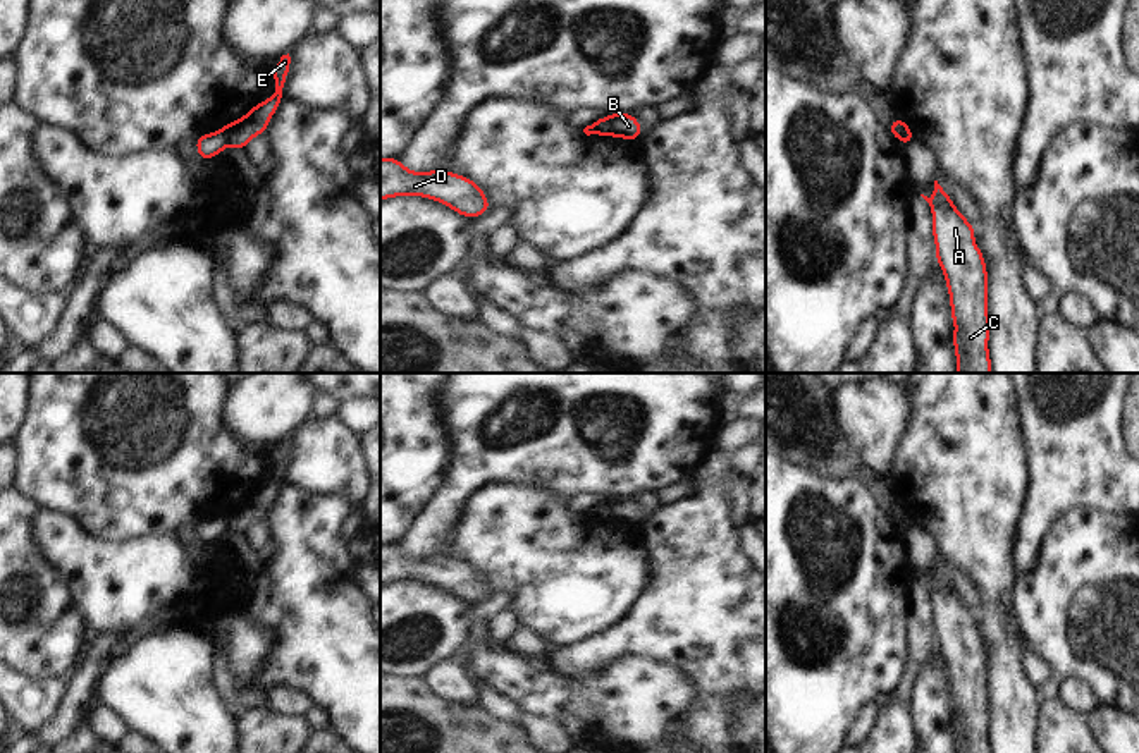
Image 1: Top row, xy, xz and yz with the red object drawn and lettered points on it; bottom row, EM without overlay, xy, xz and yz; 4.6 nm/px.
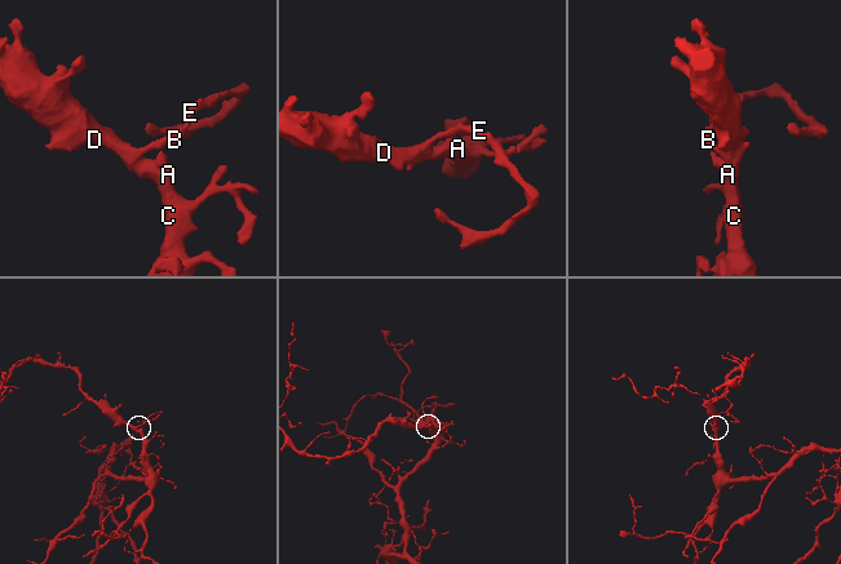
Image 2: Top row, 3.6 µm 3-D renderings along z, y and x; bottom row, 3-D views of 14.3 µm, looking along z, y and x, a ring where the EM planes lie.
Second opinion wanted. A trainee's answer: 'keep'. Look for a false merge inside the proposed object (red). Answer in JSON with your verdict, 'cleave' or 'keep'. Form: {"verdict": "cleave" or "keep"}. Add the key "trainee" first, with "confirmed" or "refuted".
{"trainee": "refuted", "verdict": "cleave"}

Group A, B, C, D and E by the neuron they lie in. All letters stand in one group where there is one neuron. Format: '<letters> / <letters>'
A C D / B E

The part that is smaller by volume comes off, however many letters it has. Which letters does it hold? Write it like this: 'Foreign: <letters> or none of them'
Foreign: B, E

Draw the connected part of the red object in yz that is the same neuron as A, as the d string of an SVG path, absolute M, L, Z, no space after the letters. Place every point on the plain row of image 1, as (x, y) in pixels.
M934 566L933 581L920 579L933 597L933 626L936 629L936 648L941 652L946 676L950 679L951 707L957 715L951 719L958 753L991 753L989 727L989 696L988 696L988 652L984 640L974 626L977 614L957 595L948 578Z

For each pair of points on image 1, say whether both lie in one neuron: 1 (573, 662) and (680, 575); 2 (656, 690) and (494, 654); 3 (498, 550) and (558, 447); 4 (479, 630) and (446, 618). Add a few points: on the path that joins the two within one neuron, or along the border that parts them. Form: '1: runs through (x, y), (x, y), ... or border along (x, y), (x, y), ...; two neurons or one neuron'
1: runs through (601, 650), (620, 640), (658, 602); one neuron
2: runs through (616, 695), (558, 695), (546, 693), (534, 685); one neuron
3: border along (498, 480), (544, 485), (570, 501); two neurons
4: border along (472, 619), (467, 638); two neurons

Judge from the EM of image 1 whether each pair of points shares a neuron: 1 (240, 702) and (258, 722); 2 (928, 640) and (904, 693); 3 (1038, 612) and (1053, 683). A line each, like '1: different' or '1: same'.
1: different
2: same
3: different

